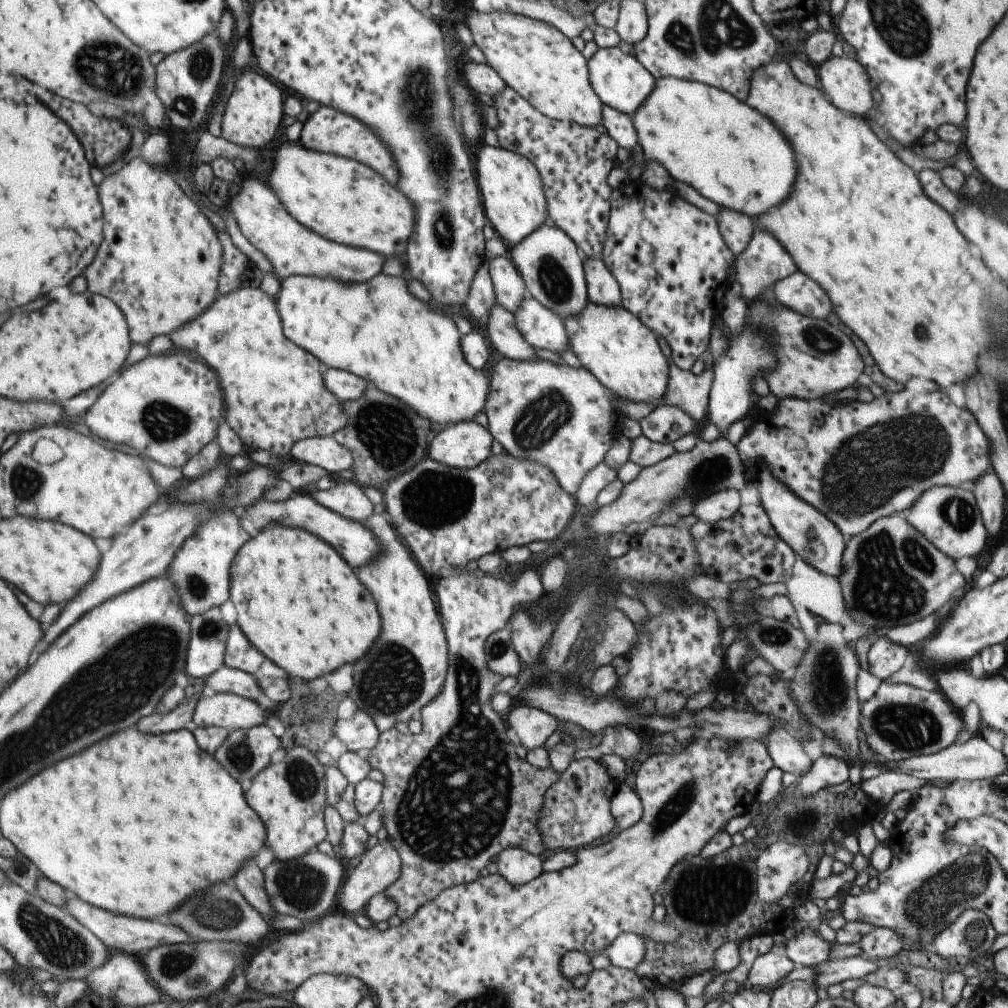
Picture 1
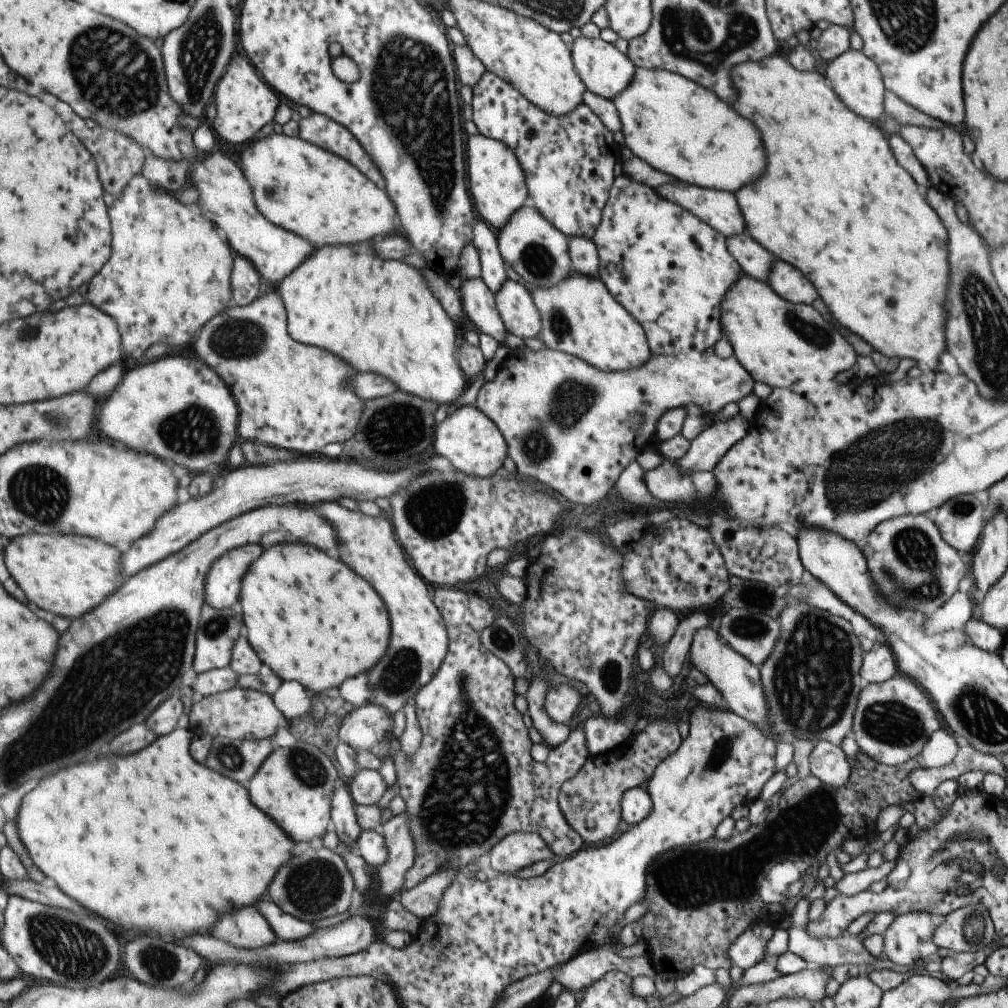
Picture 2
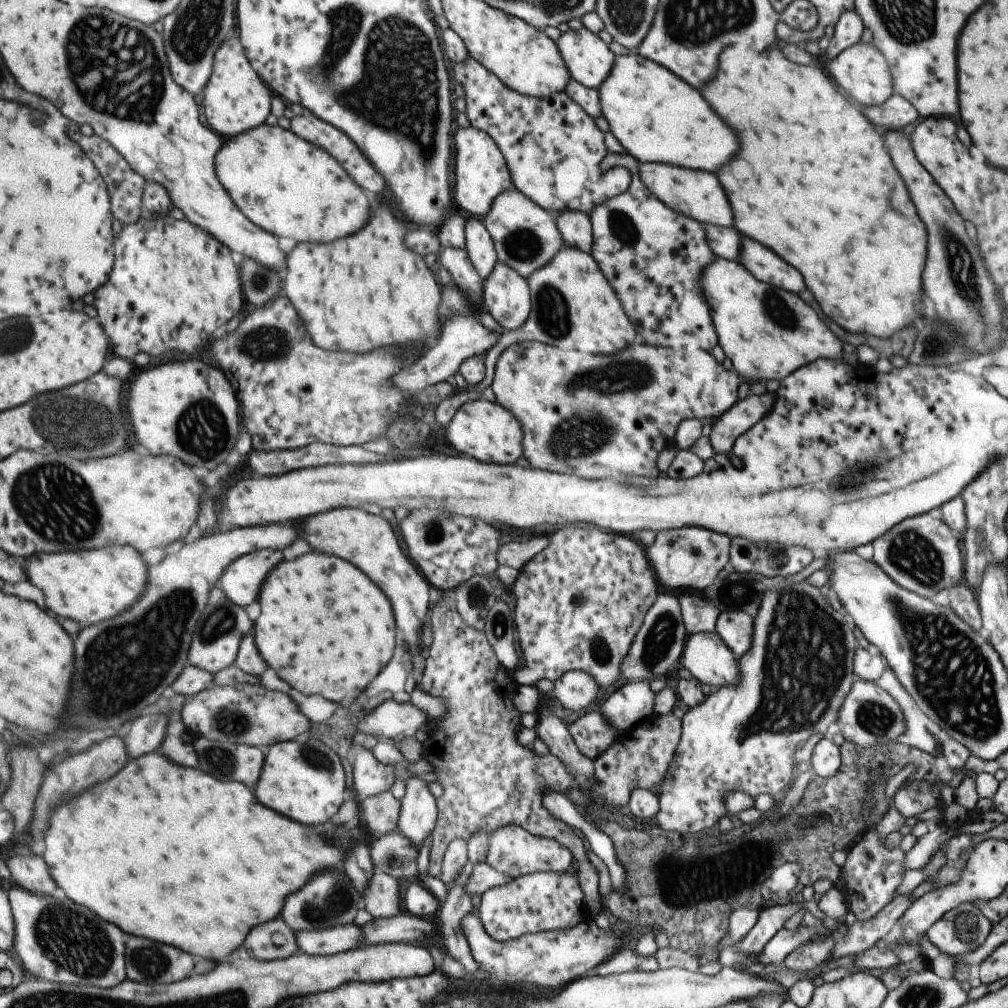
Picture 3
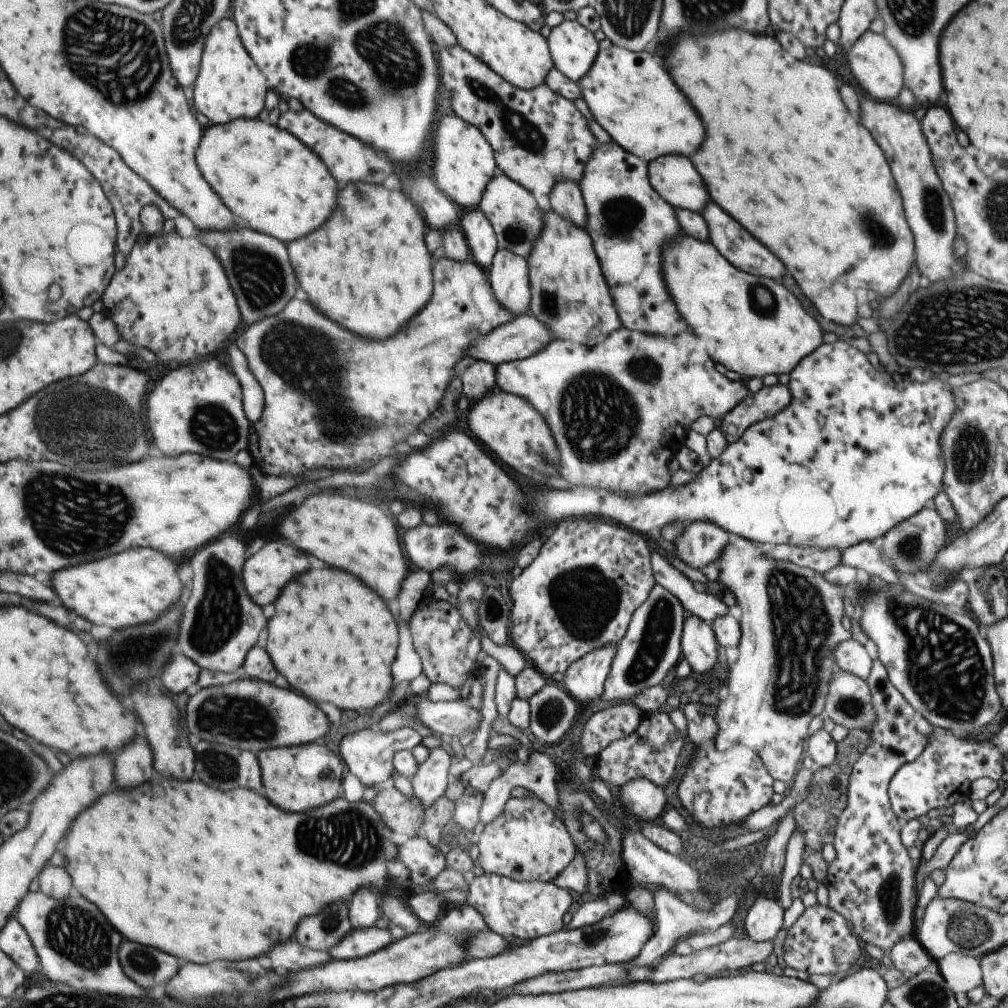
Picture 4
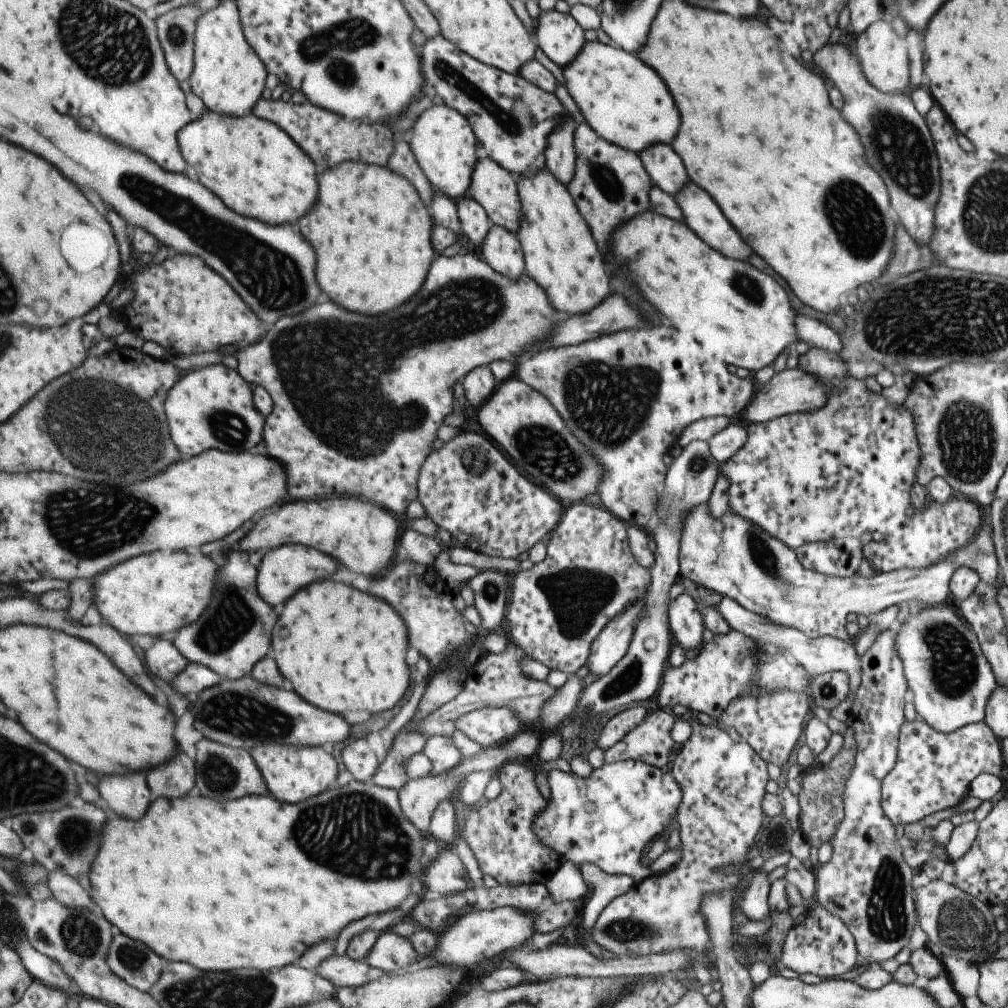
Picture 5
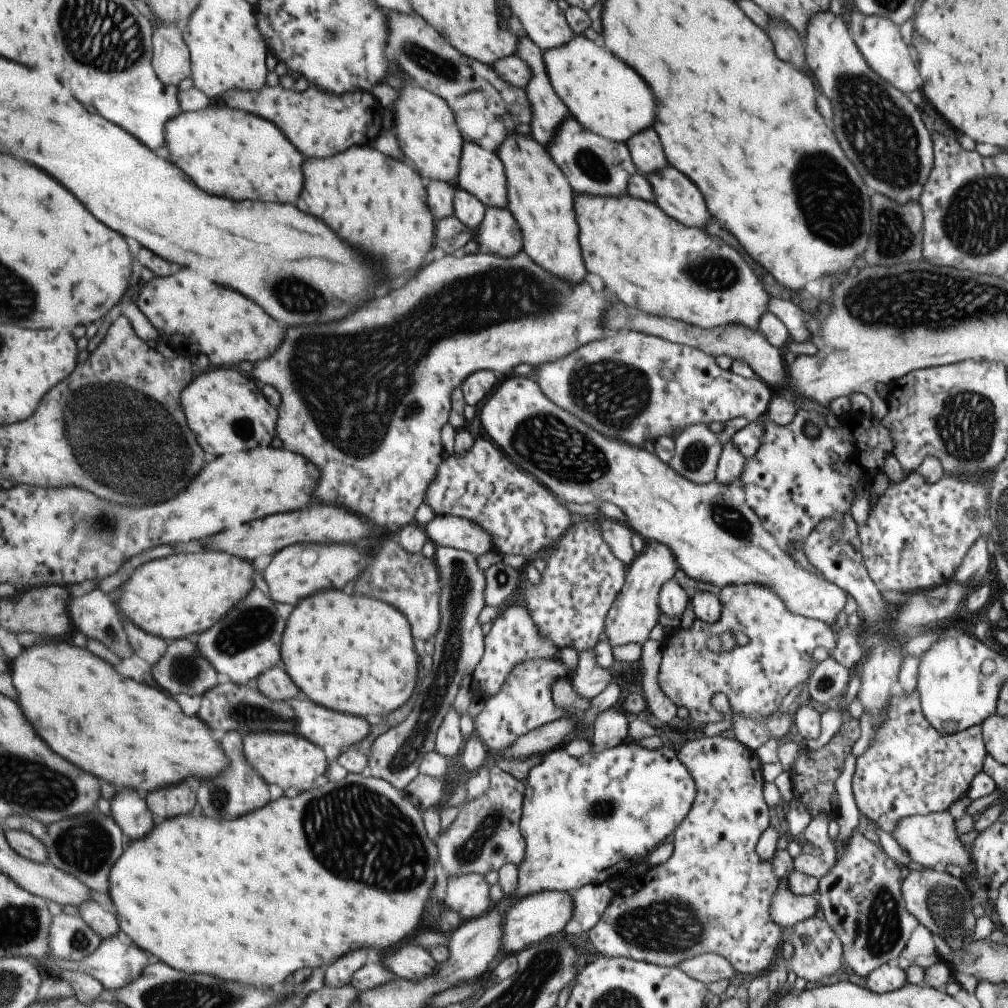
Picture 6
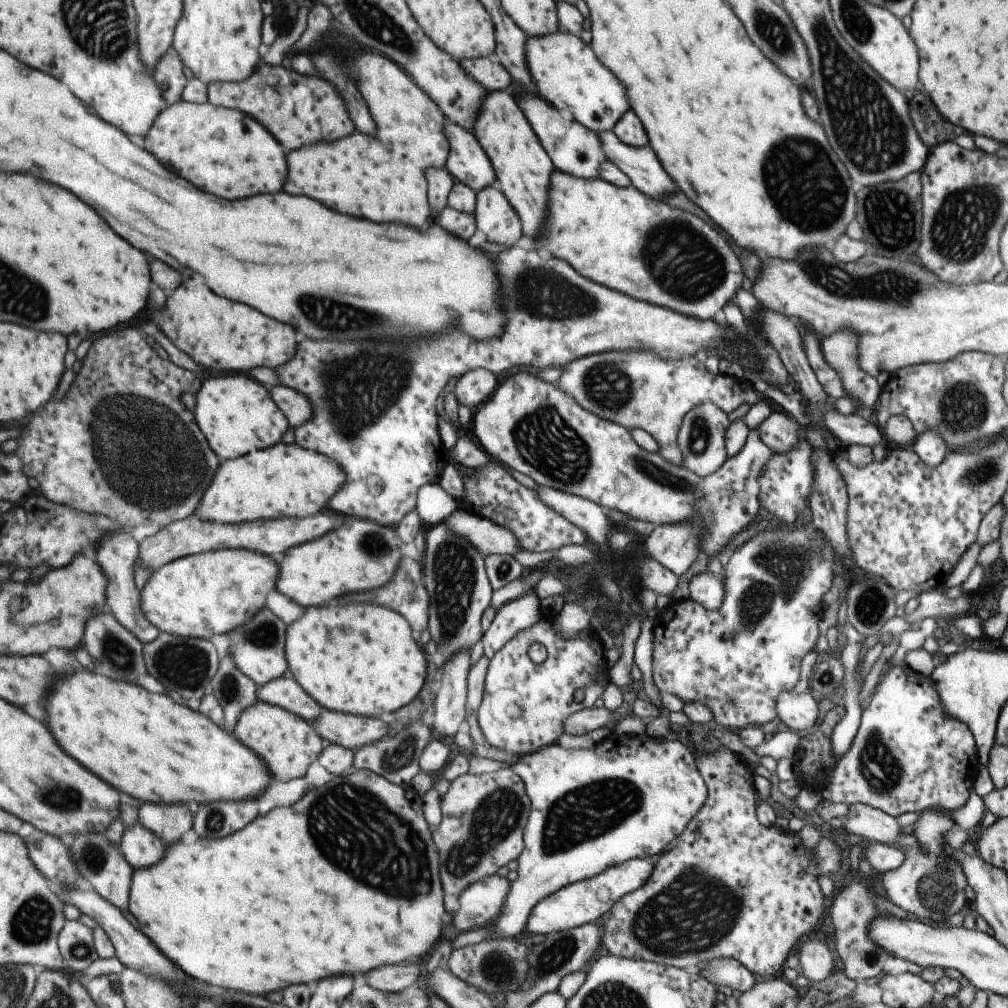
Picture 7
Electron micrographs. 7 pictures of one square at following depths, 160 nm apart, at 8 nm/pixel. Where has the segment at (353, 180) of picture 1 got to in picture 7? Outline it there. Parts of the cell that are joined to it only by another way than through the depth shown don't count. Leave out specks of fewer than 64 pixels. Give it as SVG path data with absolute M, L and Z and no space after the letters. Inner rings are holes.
M180 100L168 105L144 140L145 150L161 158L169 168L173 164L173 170L177 170L181 178L189 178L193 186L201 186L201 190L209 190L225 200L279 192L287 172L283 150L273 136L257 124L257 120L239 110L213 106L208 102L191 104Z

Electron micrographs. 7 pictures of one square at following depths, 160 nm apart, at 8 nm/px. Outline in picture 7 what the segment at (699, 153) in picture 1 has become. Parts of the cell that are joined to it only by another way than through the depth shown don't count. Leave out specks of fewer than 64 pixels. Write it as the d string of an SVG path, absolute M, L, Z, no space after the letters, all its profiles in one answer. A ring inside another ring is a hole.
M557 31L539 38L527 37L525 64L539 97L589 132L607 132L621 112L627 110L621 84L597 62L589 46L571 34Z

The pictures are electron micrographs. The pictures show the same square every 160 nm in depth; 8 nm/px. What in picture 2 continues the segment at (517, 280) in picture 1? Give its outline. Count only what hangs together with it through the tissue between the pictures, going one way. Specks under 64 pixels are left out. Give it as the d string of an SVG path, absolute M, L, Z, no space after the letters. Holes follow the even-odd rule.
M477 219L472 226L470 243L478 254L480 279L492 293L497 292L507 276L497 248L495 230L491 229L485 221Z

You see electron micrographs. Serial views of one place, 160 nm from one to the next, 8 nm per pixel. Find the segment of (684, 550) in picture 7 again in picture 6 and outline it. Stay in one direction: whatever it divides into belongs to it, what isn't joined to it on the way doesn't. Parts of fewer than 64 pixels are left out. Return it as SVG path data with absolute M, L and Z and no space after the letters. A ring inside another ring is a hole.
M646 541L641 554L627 567L623 587L605 614L604 632L601 637L607 641L610 648L635 643L641 645L648 640L649 632L657 624L660 615L657 605L659 588L663 586L663 582L672 579L676 569L675 558L665 546Z

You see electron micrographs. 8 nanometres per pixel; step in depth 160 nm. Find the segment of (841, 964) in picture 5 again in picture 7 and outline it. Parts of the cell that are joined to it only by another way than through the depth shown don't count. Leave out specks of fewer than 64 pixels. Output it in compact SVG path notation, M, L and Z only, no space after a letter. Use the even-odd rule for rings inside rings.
M816 939L806 940L796 953L801 975L808 981L821 982L831 975L835 955L823 942Z

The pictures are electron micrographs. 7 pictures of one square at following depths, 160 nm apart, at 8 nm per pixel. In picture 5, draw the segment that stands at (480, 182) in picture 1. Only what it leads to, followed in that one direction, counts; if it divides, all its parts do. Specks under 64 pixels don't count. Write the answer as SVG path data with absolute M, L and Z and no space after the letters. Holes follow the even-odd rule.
M432 105L419 114L411 128L409 148L417 158L423 175L433 186L435 192L441 193L451 200L458 201L466 195L471 182L471 172L479 158L475 154L475 134L467 120L457 110L447 106Z

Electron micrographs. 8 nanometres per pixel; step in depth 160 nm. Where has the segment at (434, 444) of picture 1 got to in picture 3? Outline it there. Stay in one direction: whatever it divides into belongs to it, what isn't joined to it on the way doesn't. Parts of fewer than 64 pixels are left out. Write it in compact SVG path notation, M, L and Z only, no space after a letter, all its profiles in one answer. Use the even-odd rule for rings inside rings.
M476 399L461 404L445 427L449 446L479 462L513 464L523 456L520 422L497 401Z

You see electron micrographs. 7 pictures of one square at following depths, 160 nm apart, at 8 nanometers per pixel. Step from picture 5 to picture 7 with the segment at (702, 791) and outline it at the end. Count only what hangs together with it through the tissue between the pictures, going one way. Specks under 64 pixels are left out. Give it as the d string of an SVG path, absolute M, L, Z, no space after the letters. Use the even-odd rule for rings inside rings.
M721 744L721 746L717 746L714 750L709 748L701 749L692 757L697 772L706 787L707 797L703 802L703 806L697 810L696 814L693 814L693 818L689 820L681 834L677 836L675 846L654 859L653 871L649 874L649 878L638 888L635 888L635 890L628 894L623 894L617 902L613 902L613 906L609 908L605 917L602 918L603 934L601 934L601 945L609 952L609 955L615 957L633 958L634 960L673 966L688 972L697 972L703 963L715 958L733 958L755 977L773 977L782 968L788 956L792 954L799 938L807 936L815 924L819 922L819 917L823 910L824 896L820 892L817 880L819 880L819 876L831 875L837 872L837 869L840 868L839 862L841 862L840 850L835 846L833 840L828 838L828 834L817 840L817 844L813 848L813 854L811 854L803 846L797 833L791 833L790 831L782 832L774 825L769 826L769 828L761 826L756 820L759 795L758 791L753 788L753 777L755 774L747 762L734 752L731 752L725 745Z

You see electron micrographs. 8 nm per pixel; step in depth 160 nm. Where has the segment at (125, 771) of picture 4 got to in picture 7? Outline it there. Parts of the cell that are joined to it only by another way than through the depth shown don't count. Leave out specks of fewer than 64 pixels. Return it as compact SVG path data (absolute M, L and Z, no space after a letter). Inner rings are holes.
M138 819L132 827L124 830L120 848L133 870L149 868L157 864L165 854L165 846L157 838L157 834L145 830L145 826Z

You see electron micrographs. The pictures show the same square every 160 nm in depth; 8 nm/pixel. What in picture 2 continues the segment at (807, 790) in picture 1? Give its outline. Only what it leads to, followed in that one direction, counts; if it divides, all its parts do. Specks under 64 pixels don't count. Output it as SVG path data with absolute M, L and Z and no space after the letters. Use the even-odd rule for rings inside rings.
M820 739L808 756L810 774L832 787L841 786L849 776L850 763L838 745Z

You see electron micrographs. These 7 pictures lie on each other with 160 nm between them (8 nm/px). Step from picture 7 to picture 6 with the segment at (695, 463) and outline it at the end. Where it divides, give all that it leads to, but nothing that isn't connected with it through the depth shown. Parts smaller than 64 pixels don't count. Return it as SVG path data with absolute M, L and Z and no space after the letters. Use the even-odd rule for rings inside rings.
M706 424L687 426L673 439L675 450L668 466L695 484L705 484L715 478L722 444Z

